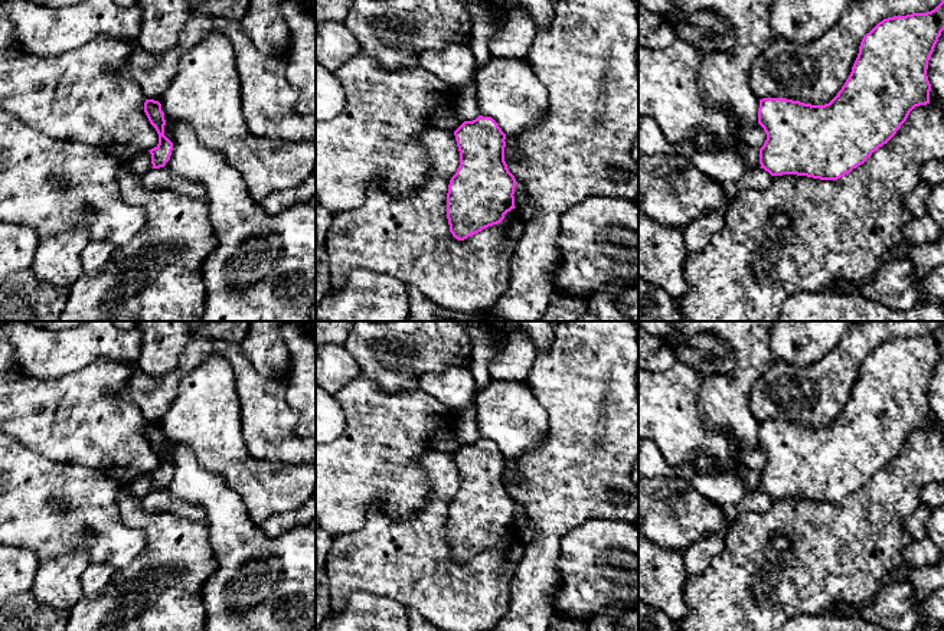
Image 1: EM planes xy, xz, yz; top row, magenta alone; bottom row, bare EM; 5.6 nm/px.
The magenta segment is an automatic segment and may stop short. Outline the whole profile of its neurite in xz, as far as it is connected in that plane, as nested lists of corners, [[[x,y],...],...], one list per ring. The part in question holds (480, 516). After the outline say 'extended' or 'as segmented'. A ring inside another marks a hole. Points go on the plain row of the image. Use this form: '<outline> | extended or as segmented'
[[[491,439],[464,444],[455,454],[460,488],[447,516],[450,555],[464,563],[497,547],[515,532],[515,498],[504,484],[506,457]]] | as segmented

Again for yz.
[[[944,321],[931,334],[888,340],[866,356],[849,400],[829,426],[760,422],[758,447],[767,457],[760,471],[761,491],[771,498],[837,503],[863,487],[896,457],[915,429],[930,426],[928,383],[943,353]]] | as segmented

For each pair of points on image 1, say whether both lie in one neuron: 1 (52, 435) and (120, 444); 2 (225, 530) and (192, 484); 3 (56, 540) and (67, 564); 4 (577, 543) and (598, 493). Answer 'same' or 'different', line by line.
1: same
2: same
3: different
4: different

